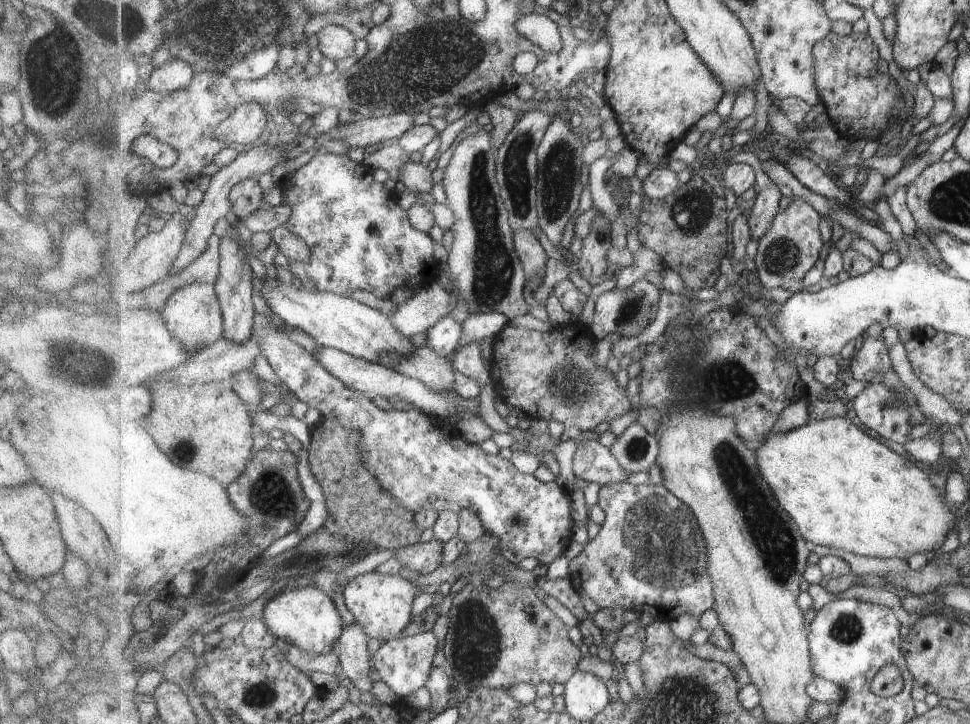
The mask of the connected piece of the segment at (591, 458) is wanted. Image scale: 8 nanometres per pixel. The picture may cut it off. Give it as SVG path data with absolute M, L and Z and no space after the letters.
M602 439L576 443L572 458L575 476L586 482L597 482L601 486L622 483L627 482L631 474L629 470L625 470L625 466L621 466L621 462Z

